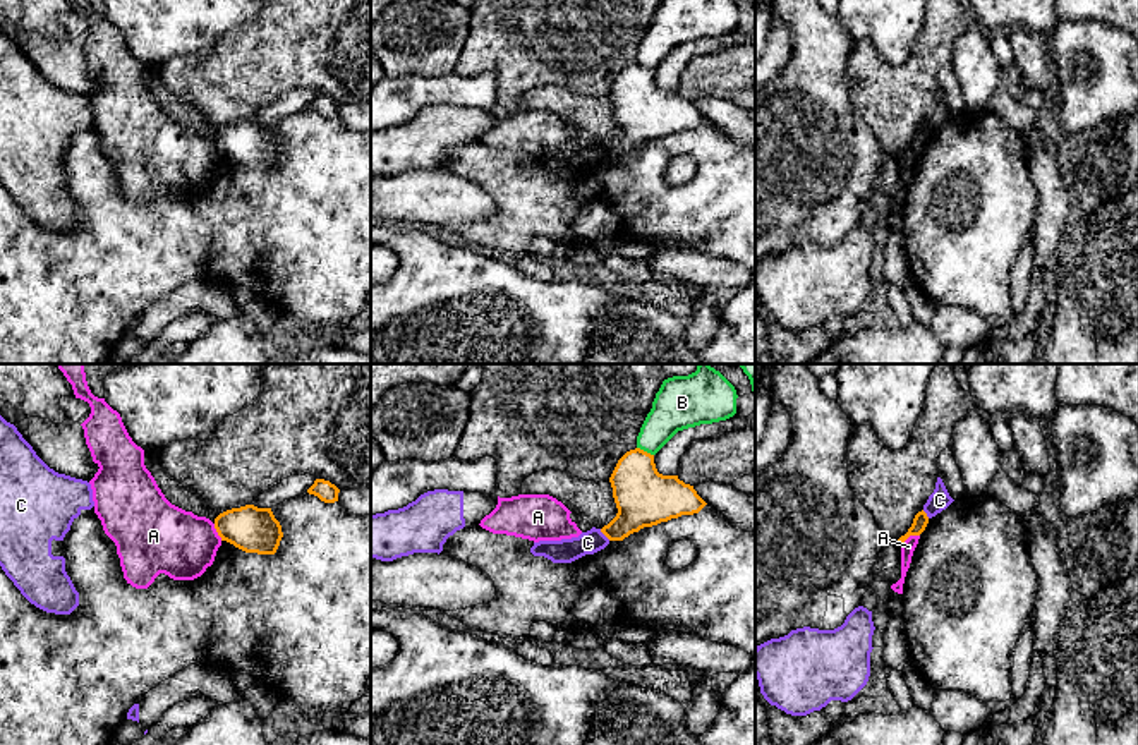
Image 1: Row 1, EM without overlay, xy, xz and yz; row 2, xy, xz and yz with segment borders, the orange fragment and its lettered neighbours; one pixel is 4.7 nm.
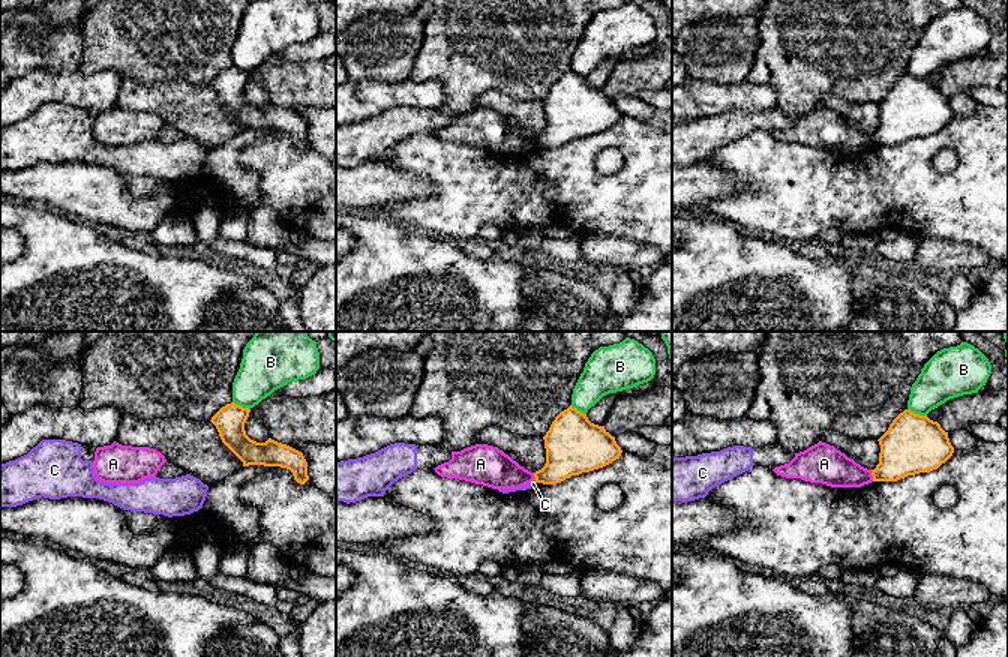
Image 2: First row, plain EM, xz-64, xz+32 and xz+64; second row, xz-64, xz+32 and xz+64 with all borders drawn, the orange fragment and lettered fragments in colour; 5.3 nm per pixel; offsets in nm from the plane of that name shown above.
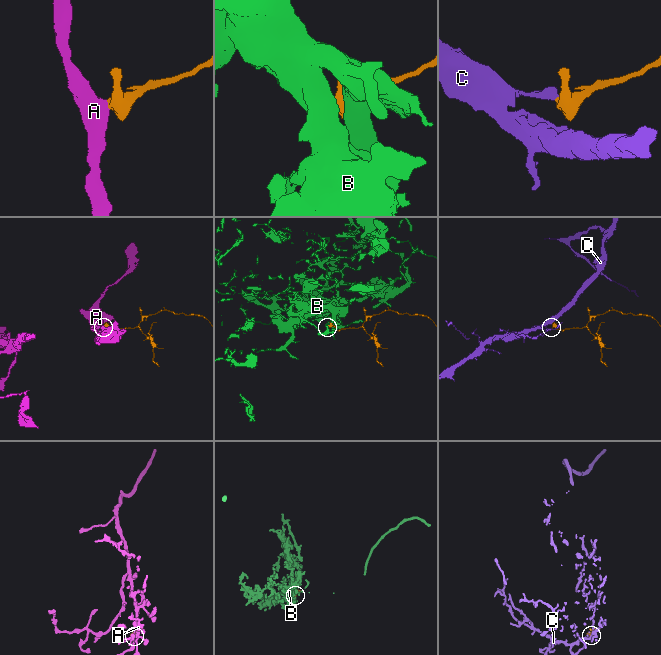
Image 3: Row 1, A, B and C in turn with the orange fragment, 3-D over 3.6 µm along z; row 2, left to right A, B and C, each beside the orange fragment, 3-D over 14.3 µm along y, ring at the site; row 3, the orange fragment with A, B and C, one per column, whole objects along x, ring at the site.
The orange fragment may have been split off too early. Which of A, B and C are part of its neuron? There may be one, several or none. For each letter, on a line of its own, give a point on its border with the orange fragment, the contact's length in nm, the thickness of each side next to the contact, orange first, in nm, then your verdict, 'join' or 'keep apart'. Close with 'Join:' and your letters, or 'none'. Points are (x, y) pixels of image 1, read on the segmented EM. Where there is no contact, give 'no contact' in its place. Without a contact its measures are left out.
A: contact yz (908, 536); length 110 nm; calibres 70 and 70 nm; keep apart
B: contact xz (646, 452); length 90 nm; calibres 260 and 220 nm; keep apart
C: contact xz (605, 534); length 80 nm; calibres 260 and 110 nm; keep apart
Join: none

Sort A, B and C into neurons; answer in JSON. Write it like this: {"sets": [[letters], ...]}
{"sets": [["A"], ["B"], ["C"]]}

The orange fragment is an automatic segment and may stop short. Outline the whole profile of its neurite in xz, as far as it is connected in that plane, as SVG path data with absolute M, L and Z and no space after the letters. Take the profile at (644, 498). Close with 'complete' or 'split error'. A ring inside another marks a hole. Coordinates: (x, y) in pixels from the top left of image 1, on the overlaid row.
M635 448L616 463L611 477L616 517L601 529L609 541L623 541L644 527L699 513L707 503L678 475L657 472L654 455Z; complete

